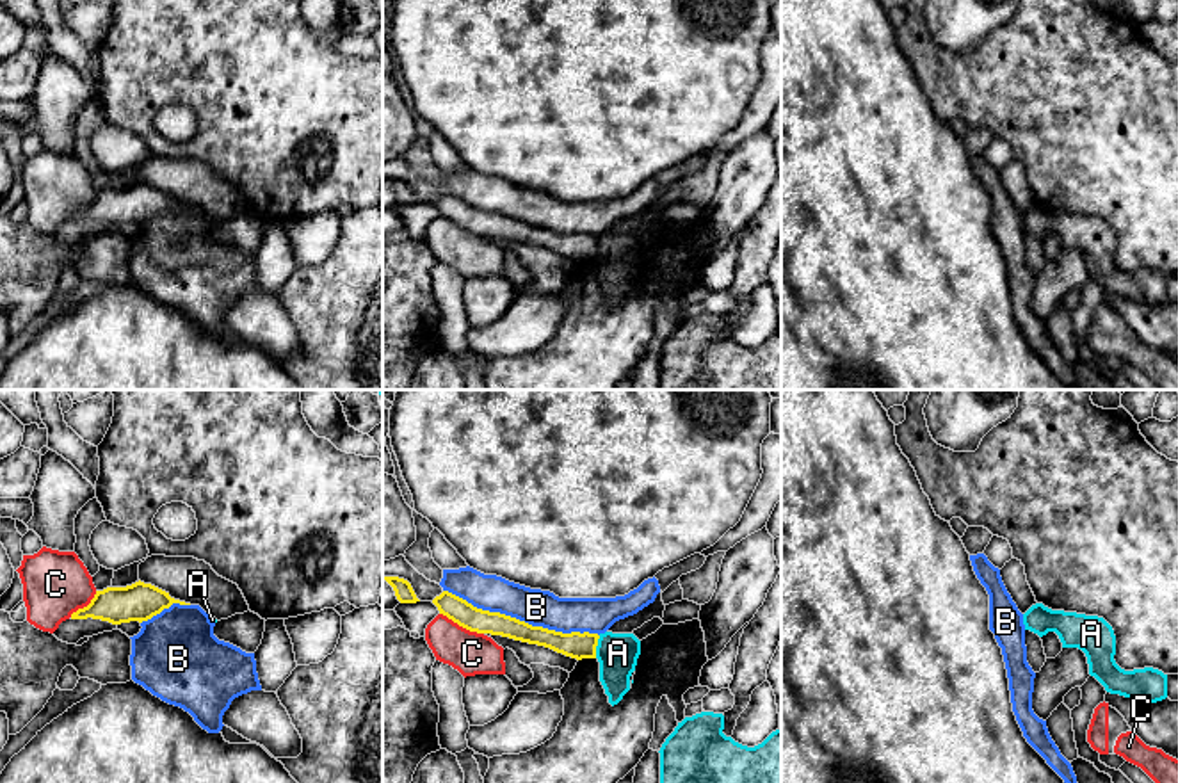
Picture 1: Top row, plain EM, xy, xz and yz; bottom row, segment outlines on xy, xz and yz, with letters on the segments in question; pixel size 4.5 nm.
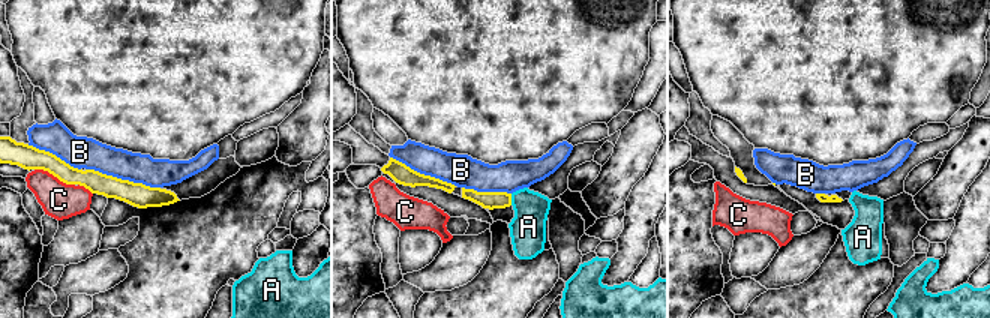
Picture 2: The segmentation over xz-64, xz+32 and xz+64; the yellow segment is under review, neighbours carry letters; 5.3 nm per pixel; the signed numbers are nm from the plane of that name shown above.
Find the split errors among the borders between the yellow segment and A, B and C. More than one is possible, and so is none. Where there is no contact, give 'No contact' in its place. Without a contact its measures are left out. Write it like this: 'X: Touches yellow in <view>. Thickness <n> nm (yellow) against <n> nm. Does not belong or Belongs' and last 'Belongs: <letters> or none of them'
A: Touches yellow in xz. Thickness 120 nm (yellow) against 180 nm. Does not belong
B: Touches yellow in xz. Thickness 110 nm (yellow) against 160 nm. Does not belong
C: Touches yellow in xz. Thickness 110 nm (yellow) against 190 nm. Does not belong
Belongs: none of them

